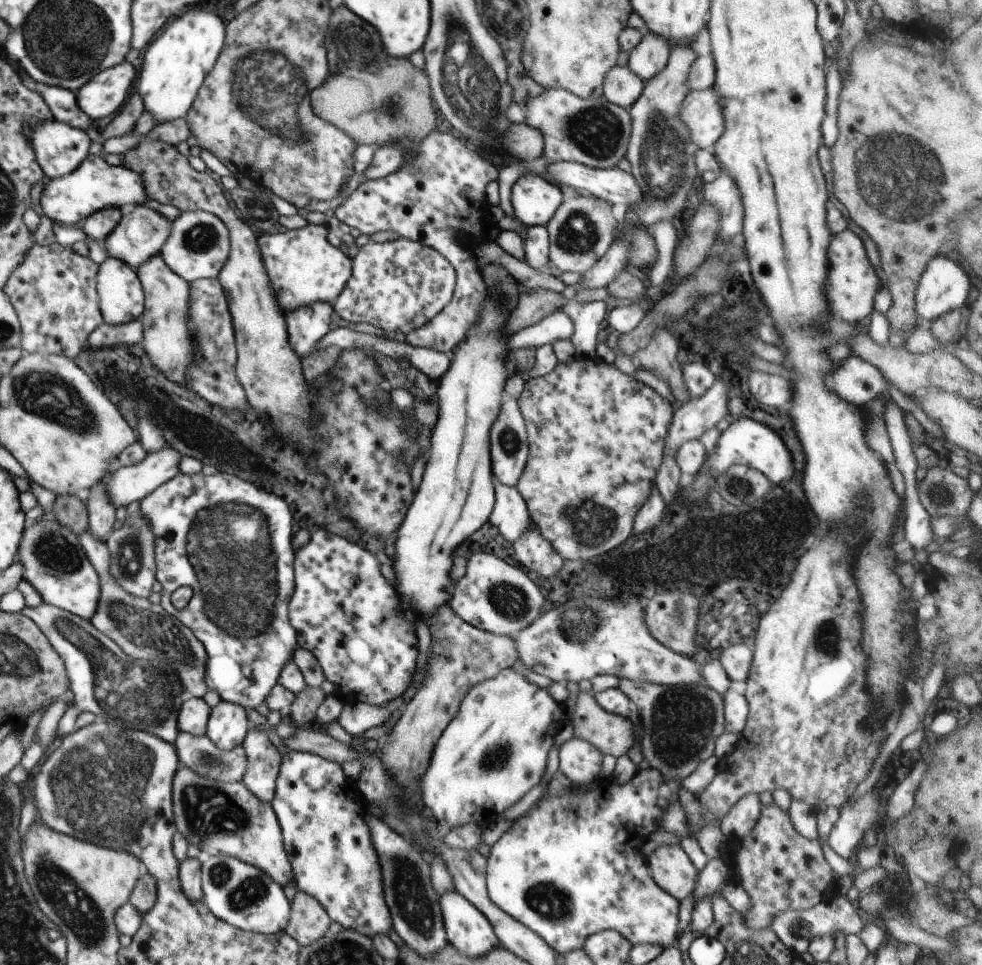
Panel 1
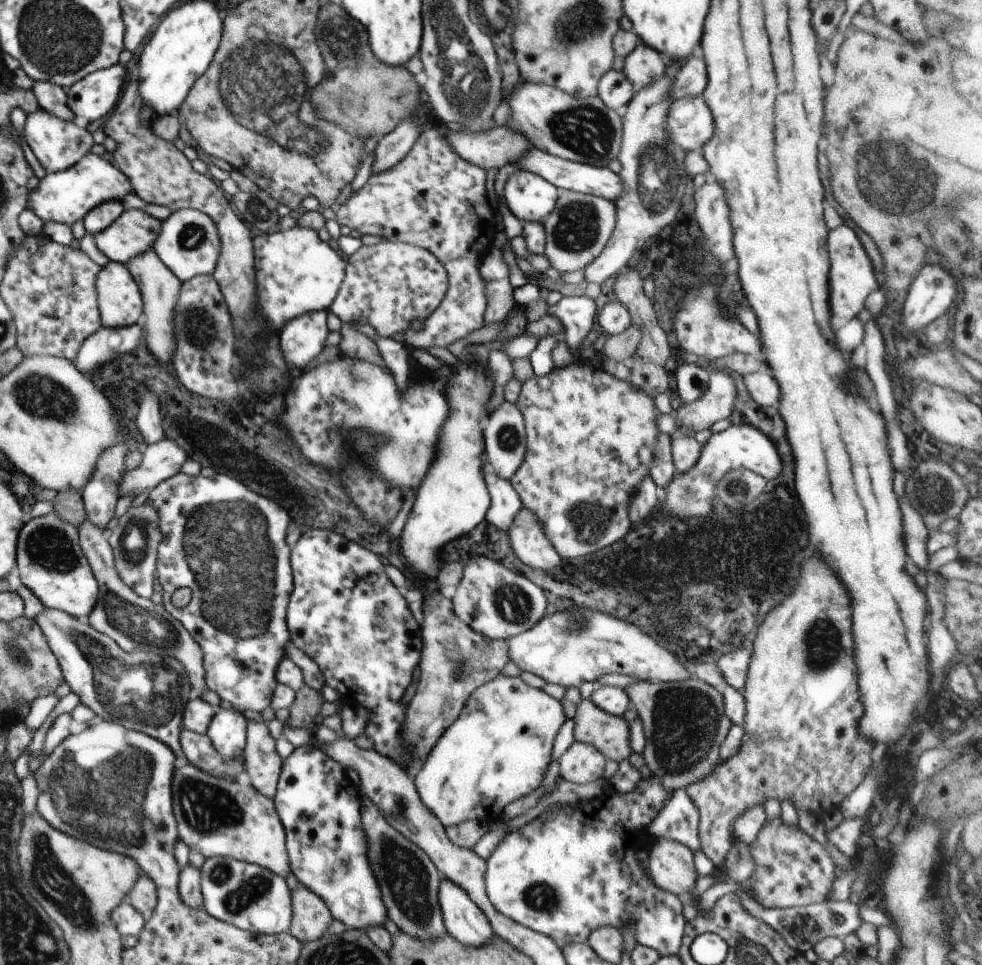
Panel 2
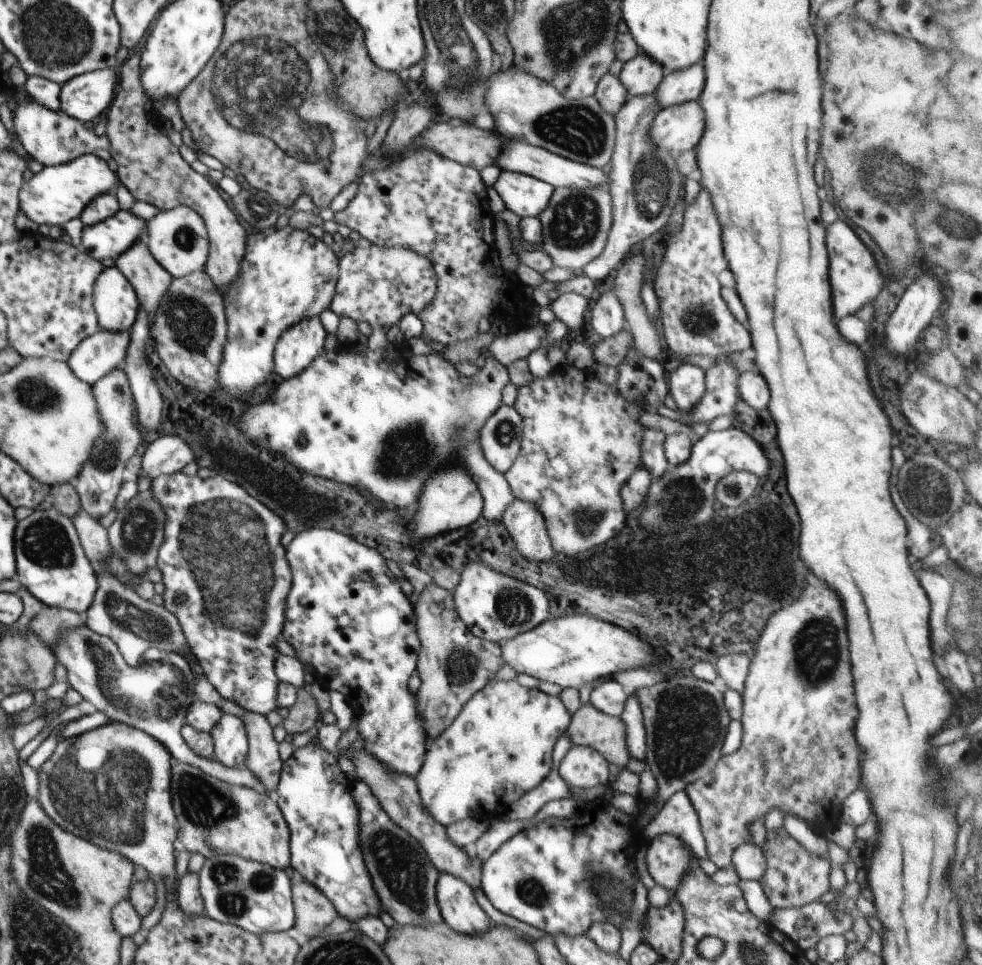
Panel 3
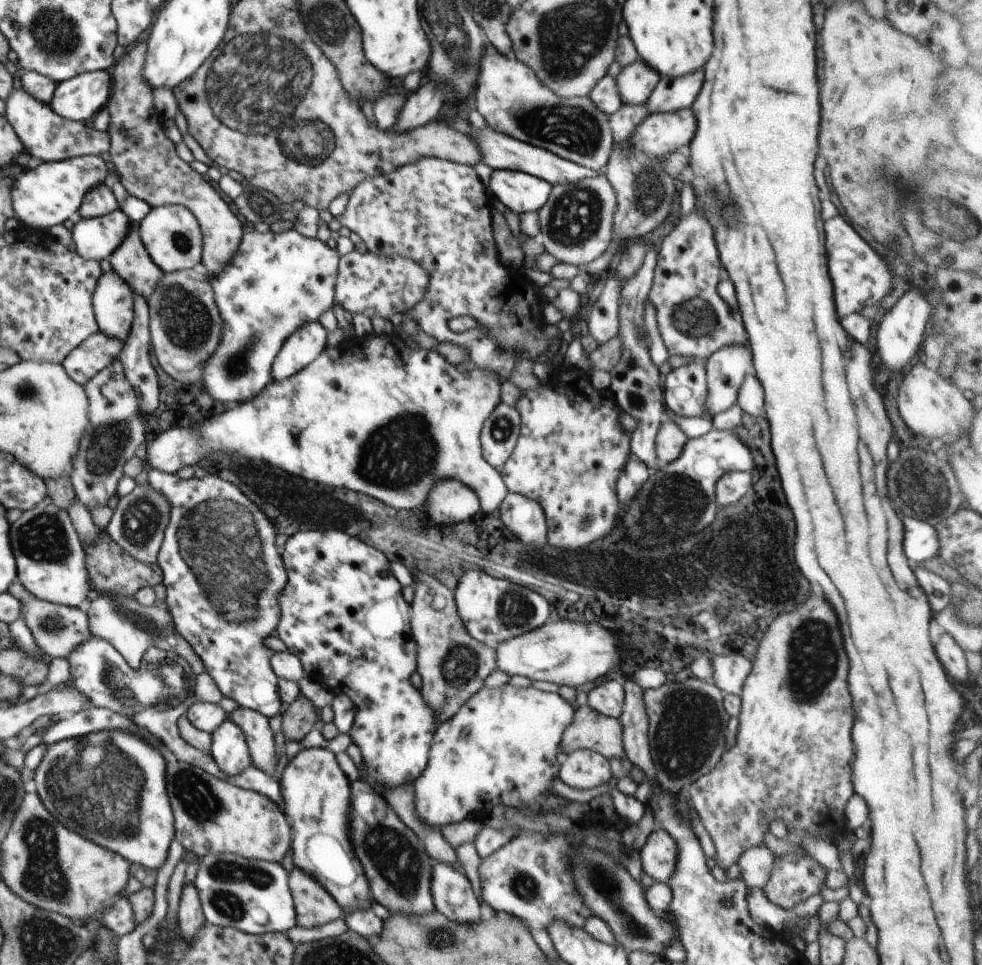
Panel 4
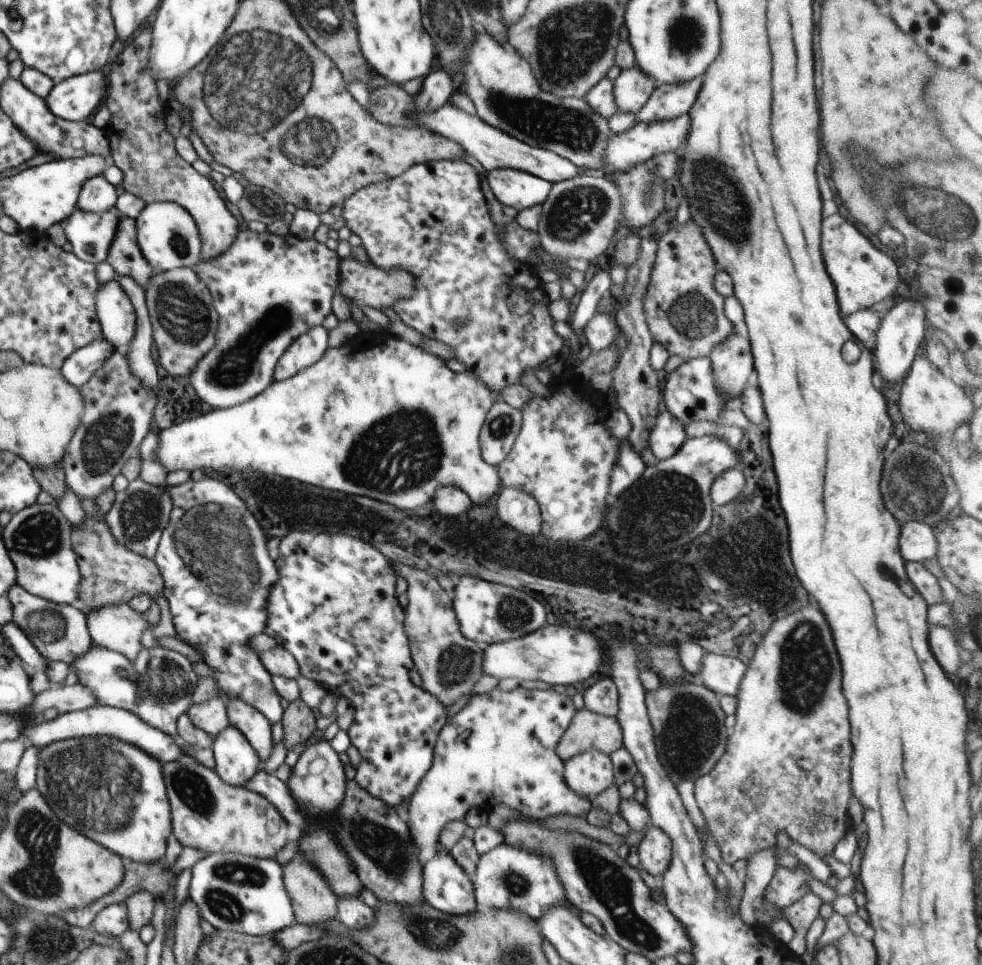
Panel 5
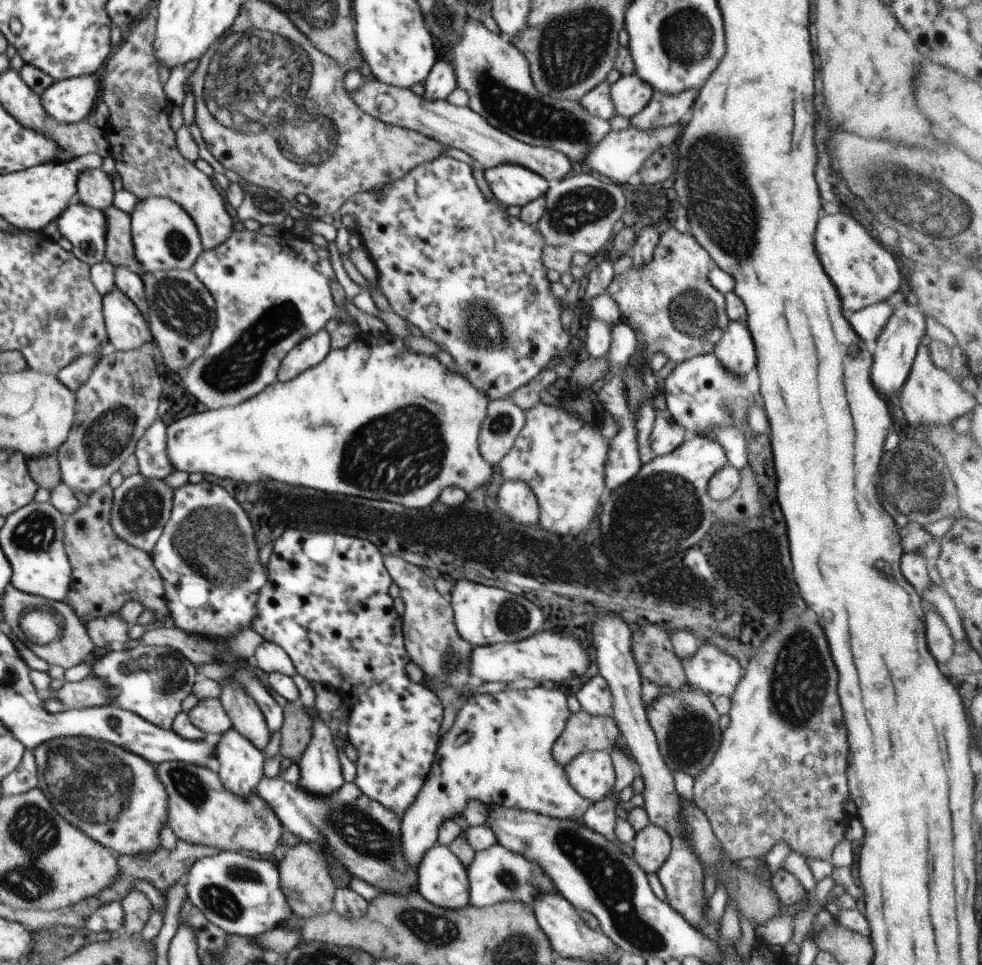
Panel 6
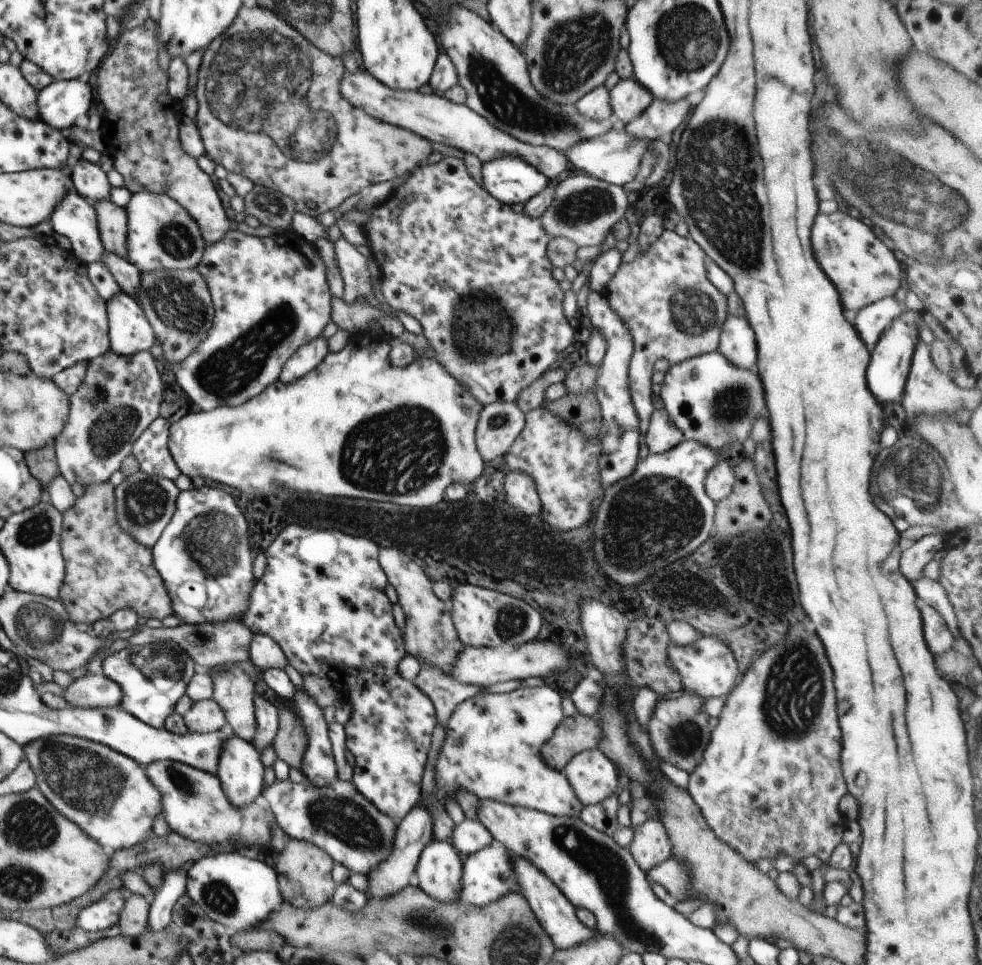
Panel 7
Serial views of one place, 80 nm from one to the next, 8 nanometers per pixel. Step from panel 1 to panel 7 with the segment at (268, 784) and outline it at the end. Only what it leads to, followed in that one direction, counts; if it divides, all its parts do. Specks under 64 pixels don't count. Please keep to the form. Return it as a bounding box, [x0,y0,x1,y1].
[213,666,257,742]

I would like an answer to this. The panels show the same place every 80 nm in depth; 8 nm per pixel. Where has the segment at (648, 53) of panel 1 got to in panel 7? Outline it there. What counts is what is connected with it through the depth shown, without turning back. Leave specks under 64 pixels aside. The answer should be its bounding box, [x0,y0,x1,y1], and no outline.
[609,78,653,125]

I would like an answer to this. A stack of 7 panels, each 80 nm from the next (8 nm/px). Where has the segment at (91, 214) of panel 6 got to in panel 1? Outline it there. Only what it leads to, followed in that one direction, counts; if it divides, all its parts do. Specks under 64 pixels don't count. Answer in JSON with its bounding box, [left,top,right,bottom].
[105,205,172,269]

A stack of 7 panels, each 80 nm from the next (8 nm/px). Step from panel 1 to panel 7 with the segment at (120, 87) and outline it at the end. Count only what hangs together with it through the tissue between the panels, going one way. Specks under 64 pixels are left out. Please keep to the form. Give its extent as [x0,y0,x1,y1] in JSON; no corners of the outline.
[37,78,95,132]

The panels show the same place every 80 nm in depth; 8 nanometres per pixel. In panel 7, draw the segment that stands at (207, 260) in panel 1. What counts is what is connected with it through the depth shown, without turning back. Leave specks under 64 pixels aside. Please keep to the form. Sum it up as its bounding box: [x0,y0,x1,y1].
[127,191,205,272]

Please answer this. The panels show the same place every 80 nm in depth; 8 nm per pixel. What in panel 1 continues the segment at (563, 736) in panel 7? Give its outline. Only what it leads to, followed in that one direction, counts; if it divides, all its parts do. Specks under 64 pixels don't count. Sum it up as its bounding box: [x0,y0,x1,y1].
[572,691,635,758]

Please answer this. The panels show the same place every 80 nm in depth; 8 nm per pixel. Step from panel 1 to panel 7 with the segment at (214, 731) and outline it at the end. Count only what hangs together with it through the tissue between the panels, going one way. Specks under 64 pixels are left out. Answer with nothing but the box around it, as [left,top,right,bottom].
[216,734,265,807]

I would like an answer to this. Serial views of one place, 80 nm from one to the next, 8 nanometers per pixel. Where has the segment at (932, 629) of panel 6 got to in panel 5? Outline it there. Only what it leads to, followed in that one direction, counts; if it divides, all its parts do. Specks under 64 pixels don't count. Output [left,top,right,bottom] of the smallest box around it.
[930,626,962,674]

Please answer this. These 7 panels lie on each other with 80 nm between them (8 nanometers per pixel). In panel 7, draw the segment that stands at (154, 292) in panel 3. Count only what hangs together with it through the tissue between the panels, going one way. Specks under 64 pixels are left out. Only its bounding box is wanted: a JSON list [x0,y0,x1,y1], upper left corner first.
[94,200,127,260]

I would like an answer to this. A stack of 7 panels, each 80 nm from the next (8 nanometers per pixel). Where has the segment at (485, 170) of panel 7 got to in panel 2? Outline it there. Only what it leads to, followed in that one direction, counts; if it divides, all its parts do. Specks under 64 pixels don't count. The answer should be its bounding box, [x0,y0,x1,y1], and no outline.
[504,171,558,225]

